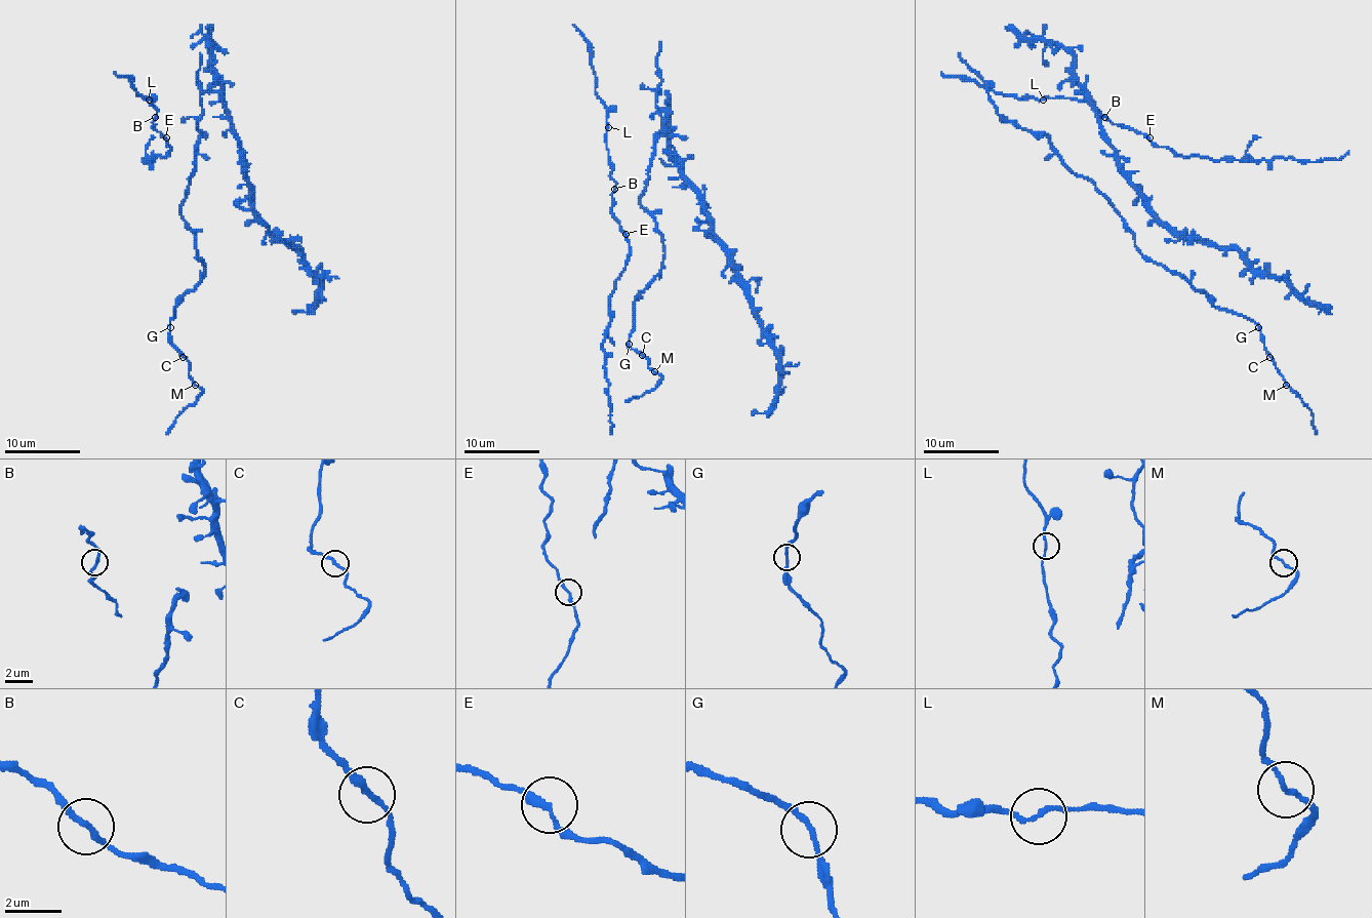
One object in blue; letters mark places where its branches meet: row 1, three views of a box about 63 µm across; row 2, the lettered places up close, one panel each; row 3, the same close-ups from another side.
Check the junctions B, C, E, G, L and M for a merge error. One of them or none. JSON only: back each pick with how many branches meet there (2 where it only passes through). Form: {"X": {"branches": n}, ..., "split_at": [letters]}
{"split_at": []}

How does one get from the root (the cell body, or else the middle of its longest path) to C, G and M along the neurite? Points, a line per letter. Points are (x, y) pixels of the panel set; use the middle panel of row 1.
C: (659, 72), (661, 130), (640, 204), (653, 217), (664, 252), (661, 272), (635, 300), (629, 346), (642, 355)
G: (659, 72), (655, 104), (661, 130), (640, 204), (653, 217), (664, 252), (661, 272), (635, 300), (629, 344)
M: (659, 72), (661, 130), (640, 204), (653, 217), (664, 252), (661, 272), (635, 300), (629, 337), (653, 371)

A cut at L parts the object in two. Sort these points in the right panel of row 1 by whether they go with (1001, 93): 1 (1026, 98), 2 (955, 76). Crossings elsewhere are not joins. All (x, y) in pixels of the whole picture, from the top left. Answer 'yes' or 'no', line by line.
1: yes
2: yes

